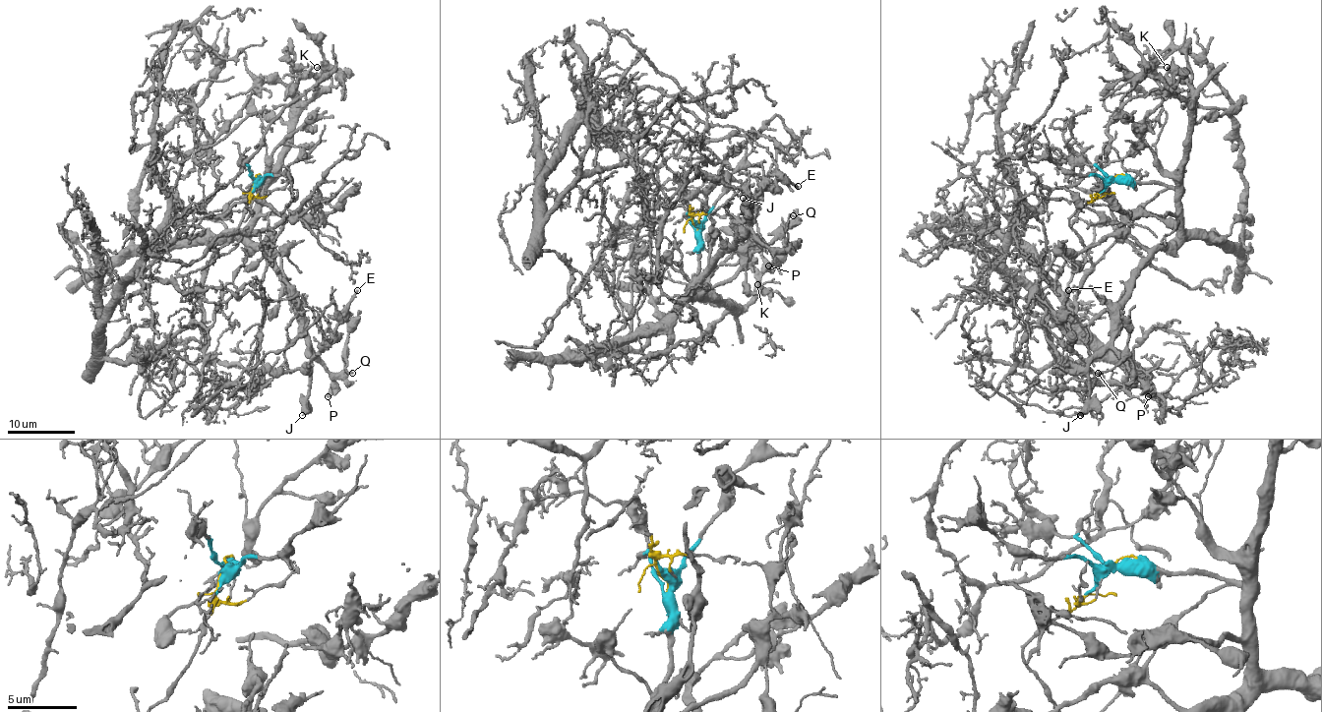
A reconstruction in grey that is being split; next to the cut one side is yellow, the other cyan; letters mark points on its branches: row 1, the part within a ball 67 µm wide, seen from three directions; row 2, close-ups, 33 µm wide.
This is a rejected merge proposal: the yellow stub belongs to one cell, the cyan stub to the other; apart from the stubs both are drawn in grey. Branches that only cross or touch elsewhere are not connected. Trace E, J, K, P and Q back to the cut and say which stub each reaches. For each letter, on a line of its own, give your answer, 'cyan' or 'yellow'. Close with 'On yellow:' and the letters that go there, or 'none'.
E: cyan
J: cyan
K: cyan
P: cyan
Q: cyan
On yellow: none

